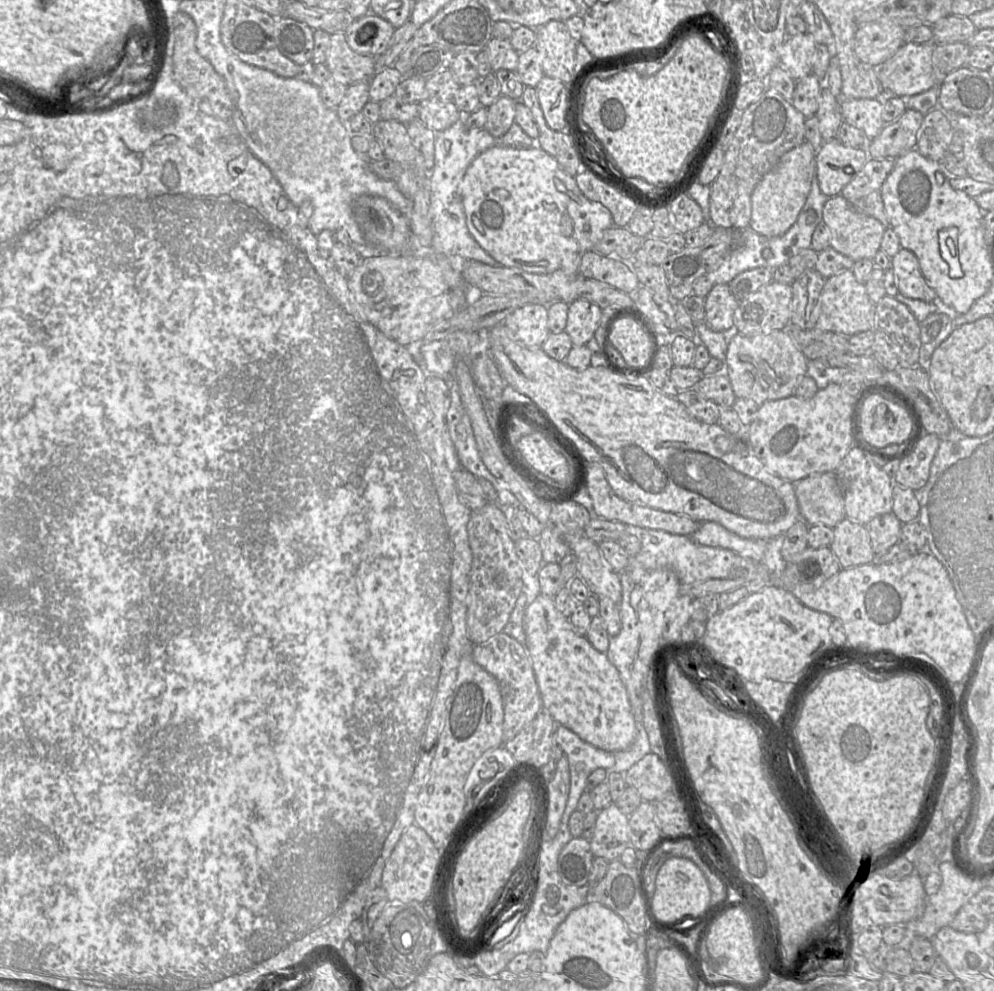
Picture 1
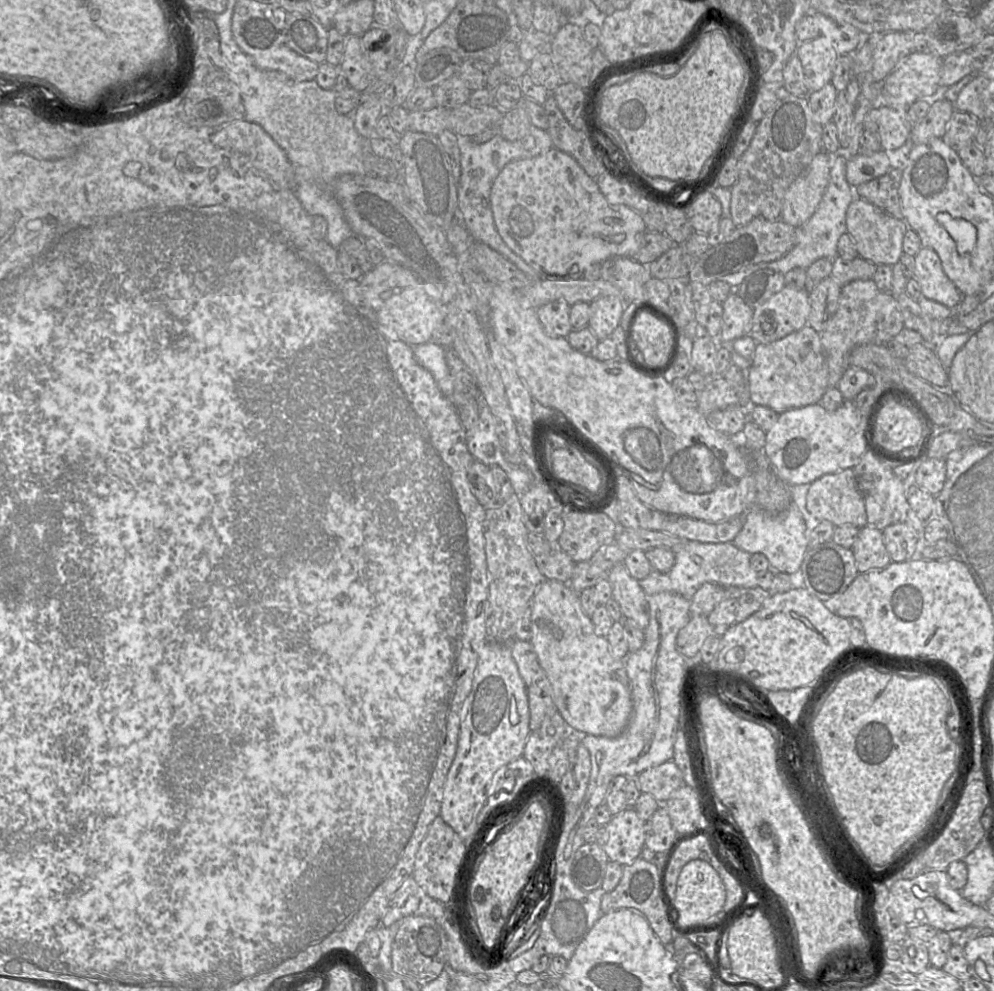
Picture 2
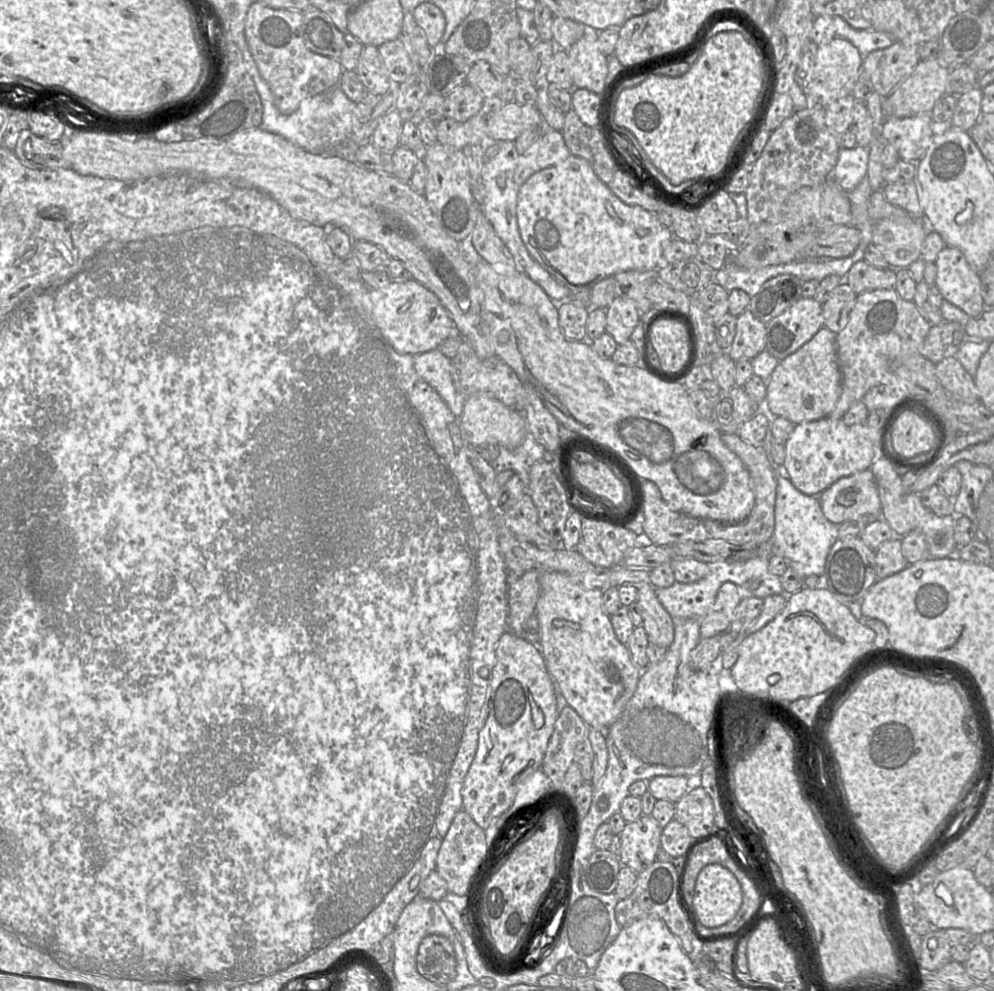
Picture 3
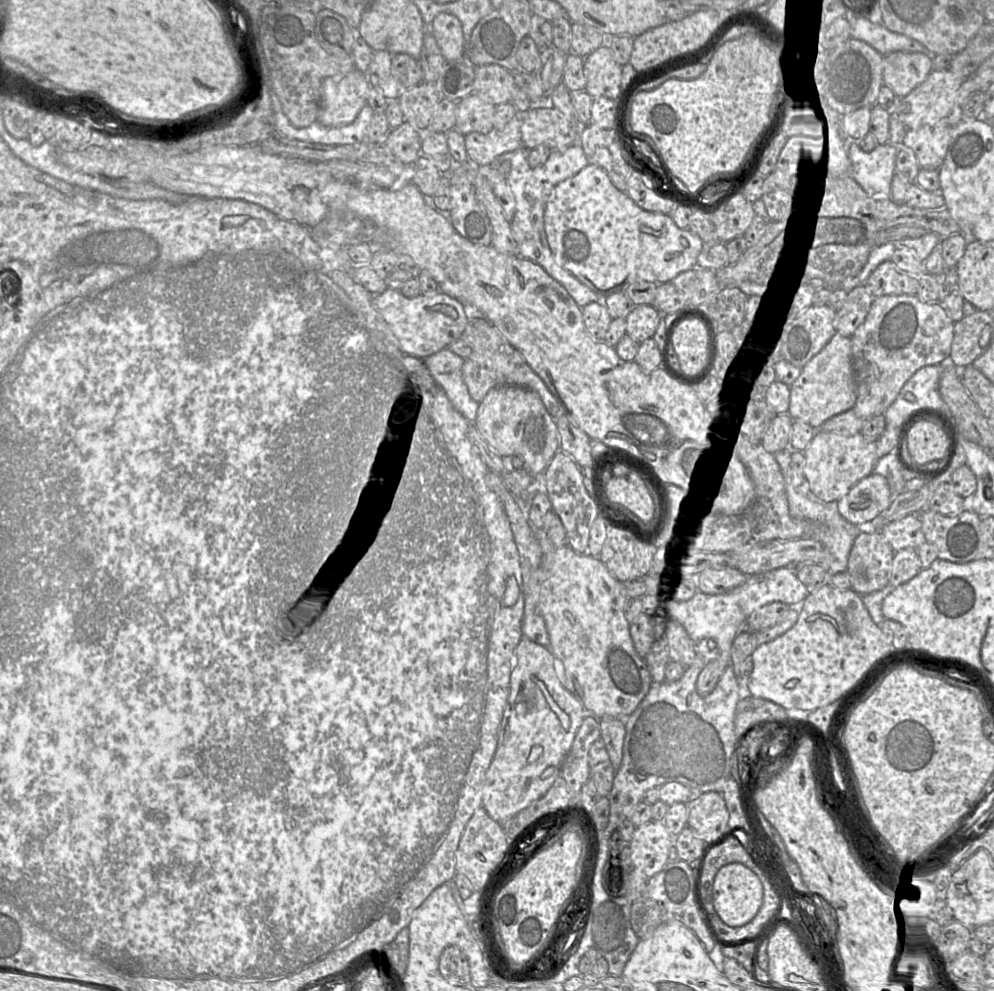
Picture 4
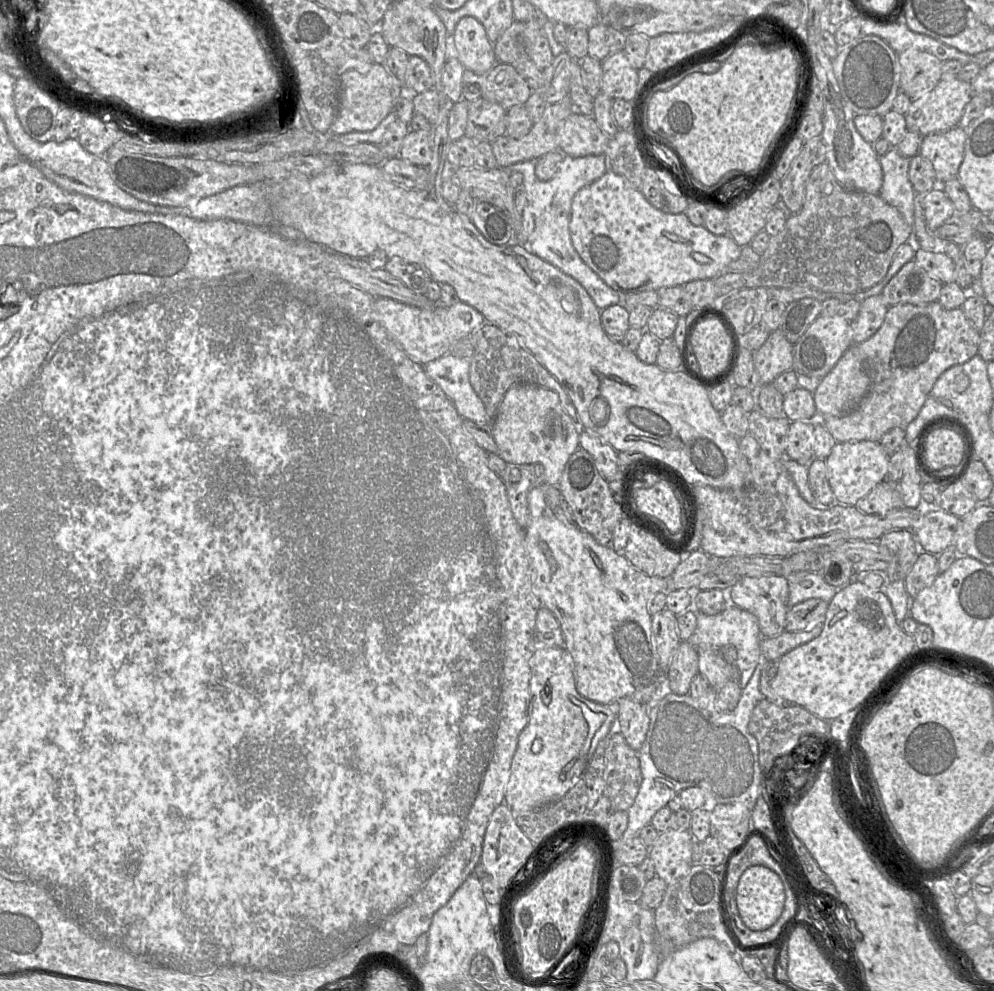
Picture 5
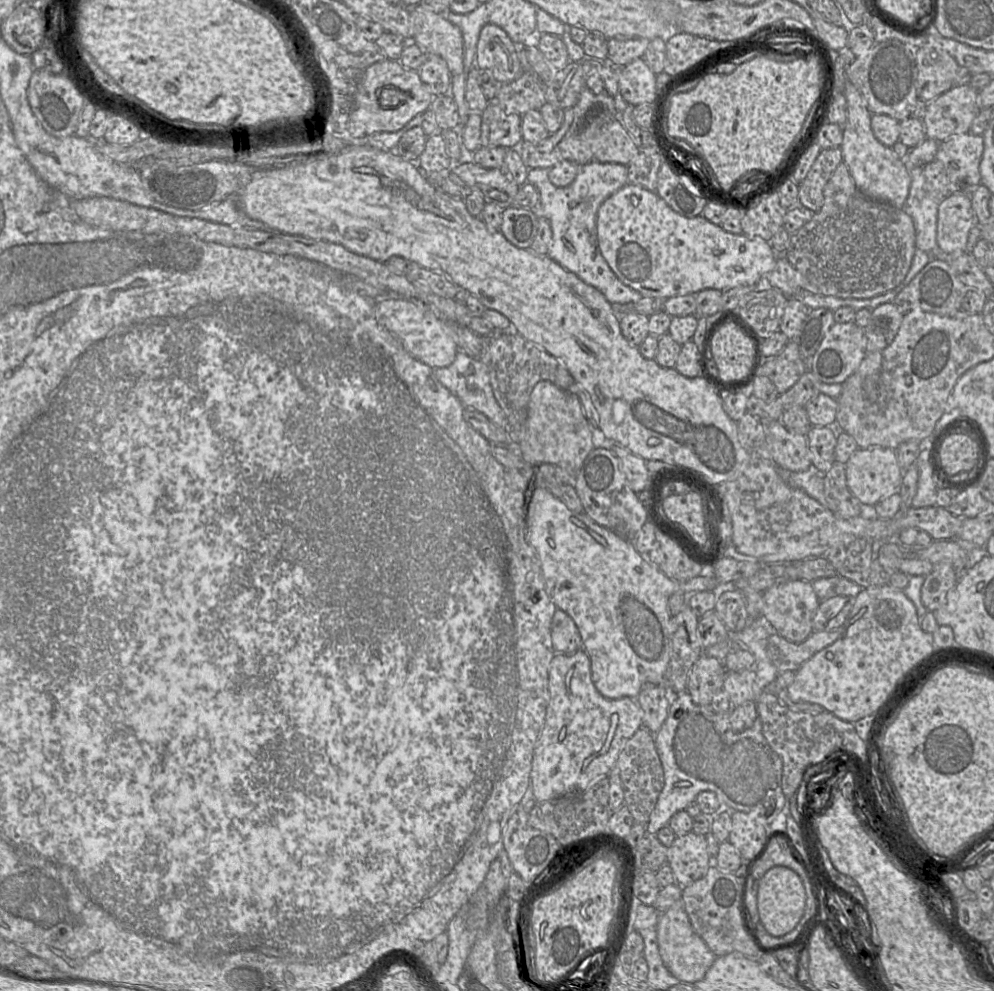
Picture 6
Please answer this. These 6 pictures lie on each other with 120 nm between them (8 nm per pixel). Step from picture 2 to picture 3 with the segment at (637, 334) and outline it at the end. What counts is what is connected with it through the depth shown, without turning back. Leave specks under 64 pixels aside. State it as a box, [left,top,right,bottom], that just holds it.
[650,320,692,372]

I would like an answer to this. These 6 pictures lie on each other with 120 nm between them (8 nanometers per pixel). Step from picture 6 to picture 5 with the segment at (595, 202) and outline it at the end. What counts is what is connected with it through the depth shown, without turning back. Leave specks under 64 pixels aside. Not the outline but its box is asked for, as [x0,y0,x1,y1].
[503,155,622,310]

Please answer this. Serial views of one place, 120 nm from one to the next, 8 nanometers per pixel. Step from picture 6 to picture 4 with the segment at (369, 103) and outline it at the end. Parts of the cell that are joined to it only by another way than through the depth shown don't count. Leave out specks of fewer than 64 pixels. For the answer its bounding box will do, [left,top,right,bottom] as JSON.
[317,70,371,126]

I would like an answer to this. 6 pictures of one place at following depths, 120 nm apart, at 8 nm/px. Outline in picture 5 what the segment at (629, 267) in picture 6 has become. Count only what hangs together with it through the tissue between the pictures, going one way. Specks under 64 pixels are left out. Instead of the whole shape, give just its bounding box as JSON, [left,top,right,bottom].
[569,170,742,297]

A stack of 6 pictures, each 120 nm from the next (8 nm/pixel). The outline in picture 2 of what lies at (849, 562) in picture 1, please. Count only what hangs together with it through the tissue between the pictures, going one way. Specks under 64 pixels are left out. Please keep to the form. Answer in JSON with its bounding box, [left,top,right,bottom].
[851,526,892,573]

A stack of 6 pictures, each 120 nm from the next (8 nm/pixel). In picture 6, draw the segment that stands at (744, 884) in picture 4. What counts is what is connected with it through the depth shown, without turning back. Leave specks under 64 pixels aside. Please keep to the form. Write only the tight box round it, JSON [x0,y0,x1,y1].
[757,866,806,936]

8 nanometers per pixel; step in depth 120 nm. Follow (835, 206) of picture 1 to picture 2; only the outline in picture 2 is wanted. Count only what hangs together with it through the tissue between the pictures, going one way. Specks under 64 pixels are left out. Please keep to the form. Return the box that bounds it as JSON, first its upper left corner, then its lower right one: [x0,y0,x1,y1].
[846,198,909,267]

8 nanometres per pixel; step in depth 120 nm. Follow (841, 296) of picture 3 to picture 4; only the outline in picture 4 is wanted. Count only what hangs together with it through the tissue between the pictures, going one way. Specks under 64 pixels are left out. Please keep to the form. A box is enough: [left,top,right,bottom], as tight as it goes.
[834,285,874,338]

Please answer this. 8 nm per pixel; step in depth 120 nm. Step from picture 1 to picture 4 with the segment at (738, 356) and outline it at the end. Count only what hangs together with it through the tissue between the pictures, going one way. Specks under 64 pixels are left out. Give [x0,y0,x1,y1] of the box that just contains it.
[787,333,857,428]

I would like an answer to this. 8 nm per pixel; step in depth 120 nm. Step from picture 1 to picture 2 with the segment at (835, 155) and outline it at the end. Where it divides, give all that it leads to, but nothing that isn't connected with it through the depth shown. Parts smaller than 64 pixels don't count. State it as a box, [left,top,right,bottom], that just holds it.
[845,153,891,188]

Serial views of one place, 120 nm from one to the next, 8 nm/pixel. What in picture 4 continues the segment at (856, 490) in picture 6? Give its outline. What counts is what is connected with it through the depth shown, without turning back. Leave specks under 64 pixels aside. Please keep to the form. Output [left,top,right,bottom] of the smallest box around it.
[803,431,878,502]

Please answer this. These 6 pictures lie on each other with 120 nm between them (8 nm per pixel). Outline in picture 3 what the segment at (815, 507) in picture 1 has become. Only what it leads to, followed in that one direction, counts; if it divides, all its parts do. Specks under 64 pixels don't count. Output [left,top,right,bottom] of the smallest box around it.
[818,469,881,525]

